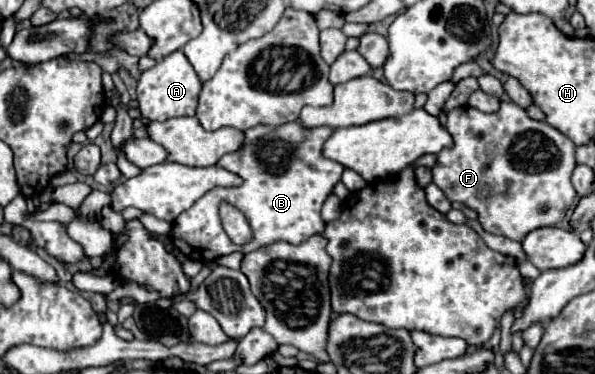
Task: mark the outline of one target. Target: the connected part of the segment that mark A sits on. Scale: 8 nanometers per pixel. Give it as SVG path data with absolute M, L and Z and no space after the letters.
M175 51L161 59L155 67L143 71L137 83L137 101L139 111L149 121L167 121L171 117L187 117L197 111L197 97L201 93L201 81L195 75L191 63L183 55L183 51Z

